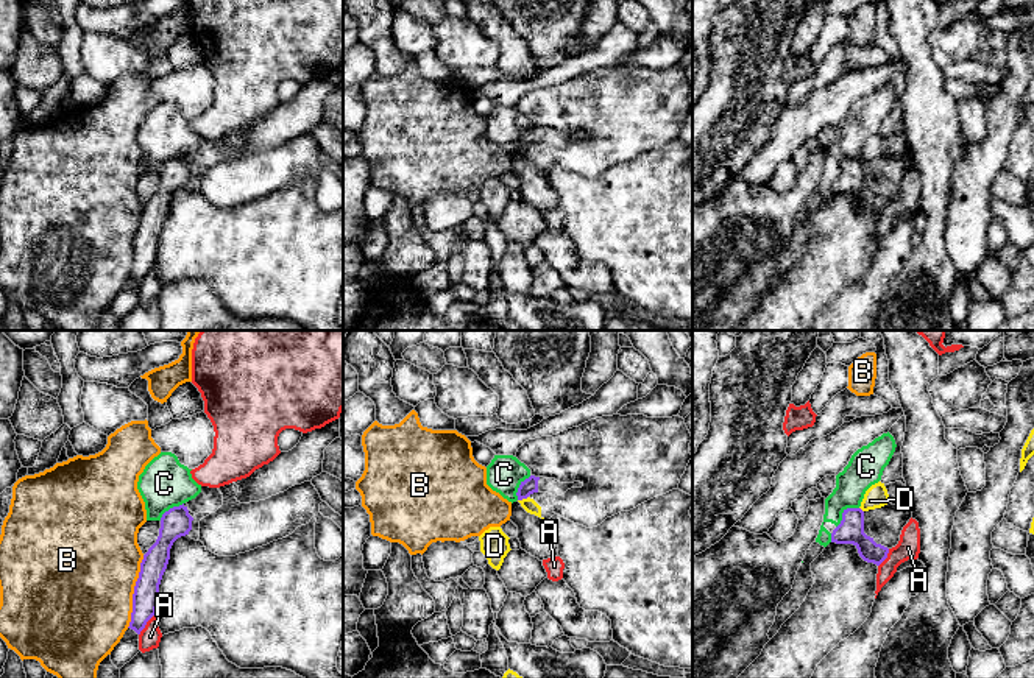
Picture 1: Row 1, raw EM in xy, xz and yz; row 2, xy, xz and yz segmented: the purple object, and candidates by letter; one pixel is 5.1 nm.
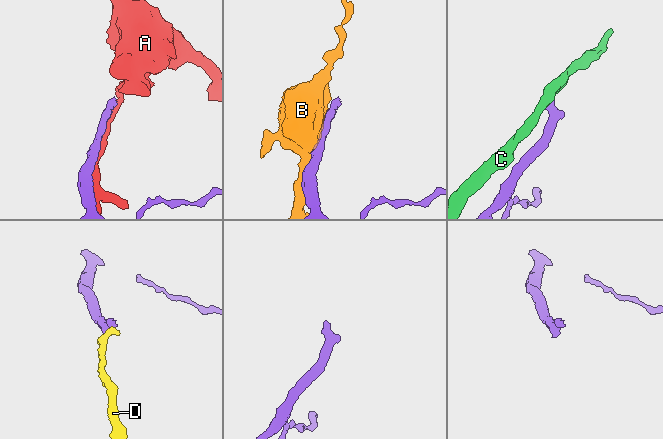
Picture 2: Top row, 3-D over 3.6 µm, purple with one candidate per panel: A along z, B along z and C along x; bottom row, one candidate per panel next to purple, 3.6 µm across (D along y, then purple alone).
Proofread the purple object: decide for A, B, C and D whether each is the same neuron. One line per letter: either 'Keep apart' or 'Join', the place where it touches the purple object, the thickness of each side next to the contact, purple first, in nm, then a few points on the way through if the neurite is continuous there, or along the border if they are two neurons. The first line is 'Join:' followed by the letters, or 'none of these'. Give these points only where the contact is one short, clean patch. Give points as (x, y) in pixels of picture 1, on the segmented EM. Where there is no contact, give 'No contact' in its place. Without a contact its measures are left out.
Join: none of these
A: Keep apart. Touches purple at xy (145, 624). Thickness 130 nm (purple) against 110 nm
B: Keep apart. Touches purple at xy (134, 591). Thickness 130 nm (purple) against 480 nm
C: Keep apart. Touches purple at yz (842, 513). Thickness 140 nm (purple) against 170 nm. Boundary: yz (858, 507), (849, 507), (836, 527)
D: Keep apart. Touches purple at xz (523, 497). Thickness 80 nm (purple) against 70 nm. Boundary: xz (527, 496), (518, 501)

